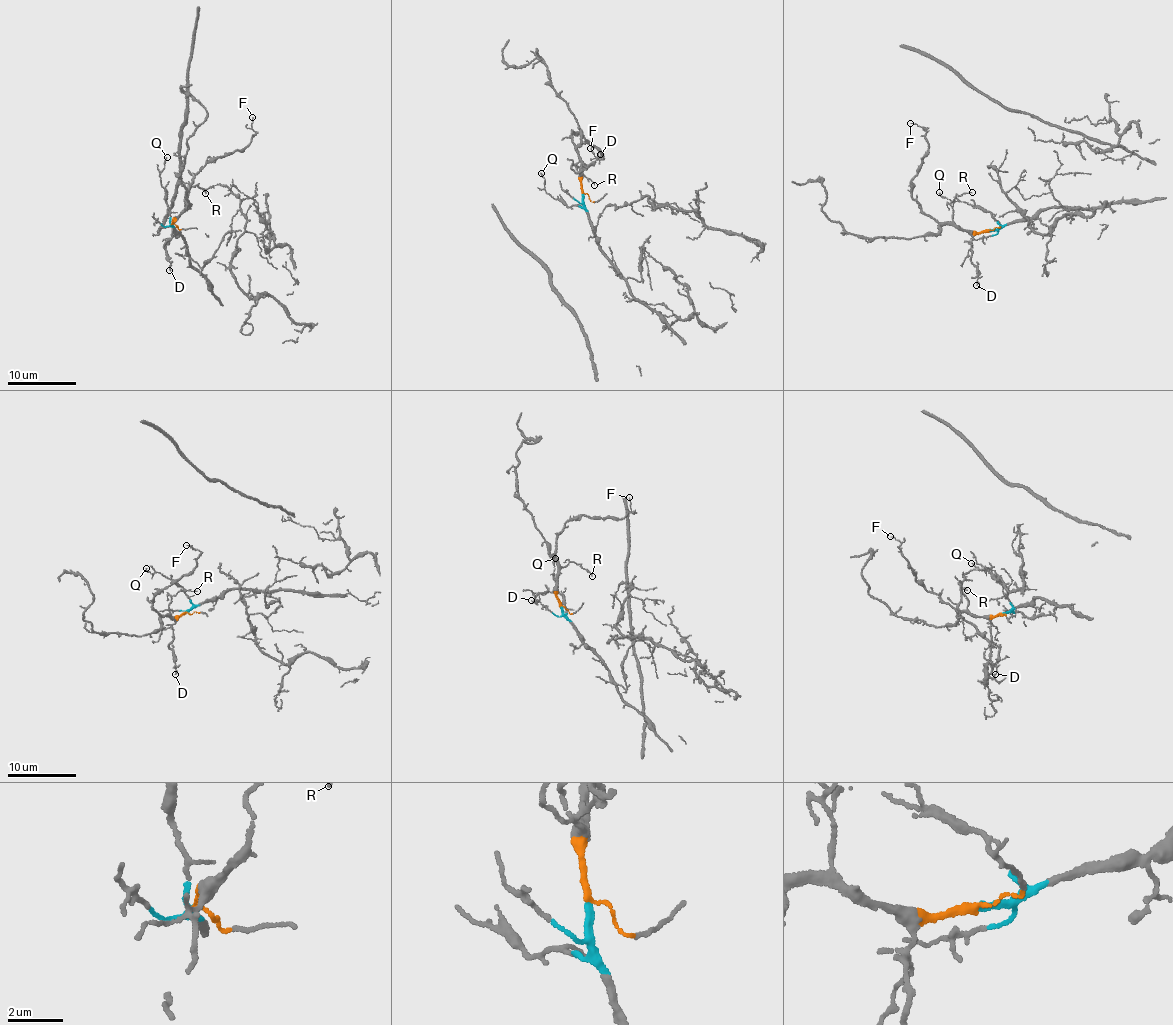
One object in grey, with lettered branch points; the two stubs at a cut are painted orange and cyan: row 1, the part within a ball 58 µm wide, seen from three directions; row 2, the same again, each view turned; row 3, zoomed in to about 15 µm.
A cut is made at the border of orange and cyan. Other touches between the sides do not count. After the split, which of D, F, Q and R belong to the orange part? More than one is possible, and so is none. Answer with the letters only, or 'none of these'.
D, F, R

